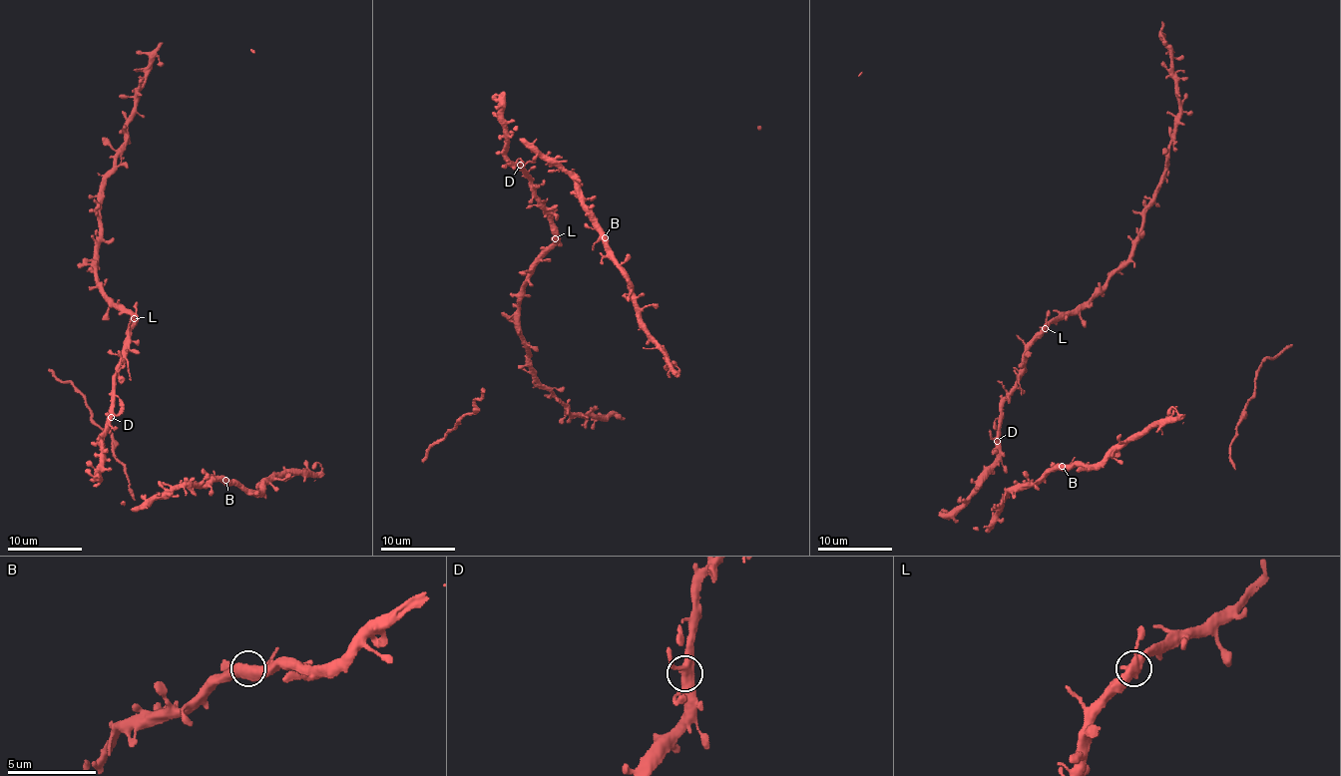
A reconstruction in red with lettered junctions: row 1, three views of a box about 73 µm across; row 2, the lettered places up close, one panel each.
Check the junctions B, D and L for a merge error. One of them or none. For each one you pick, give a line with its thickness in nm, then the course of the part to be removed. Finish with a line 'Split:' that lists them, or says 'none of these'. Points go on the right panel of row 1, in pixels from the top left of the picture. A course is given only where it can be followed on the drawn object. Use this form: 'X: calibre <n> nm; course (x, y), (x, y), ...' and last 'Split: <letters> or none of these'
Split: none of these

